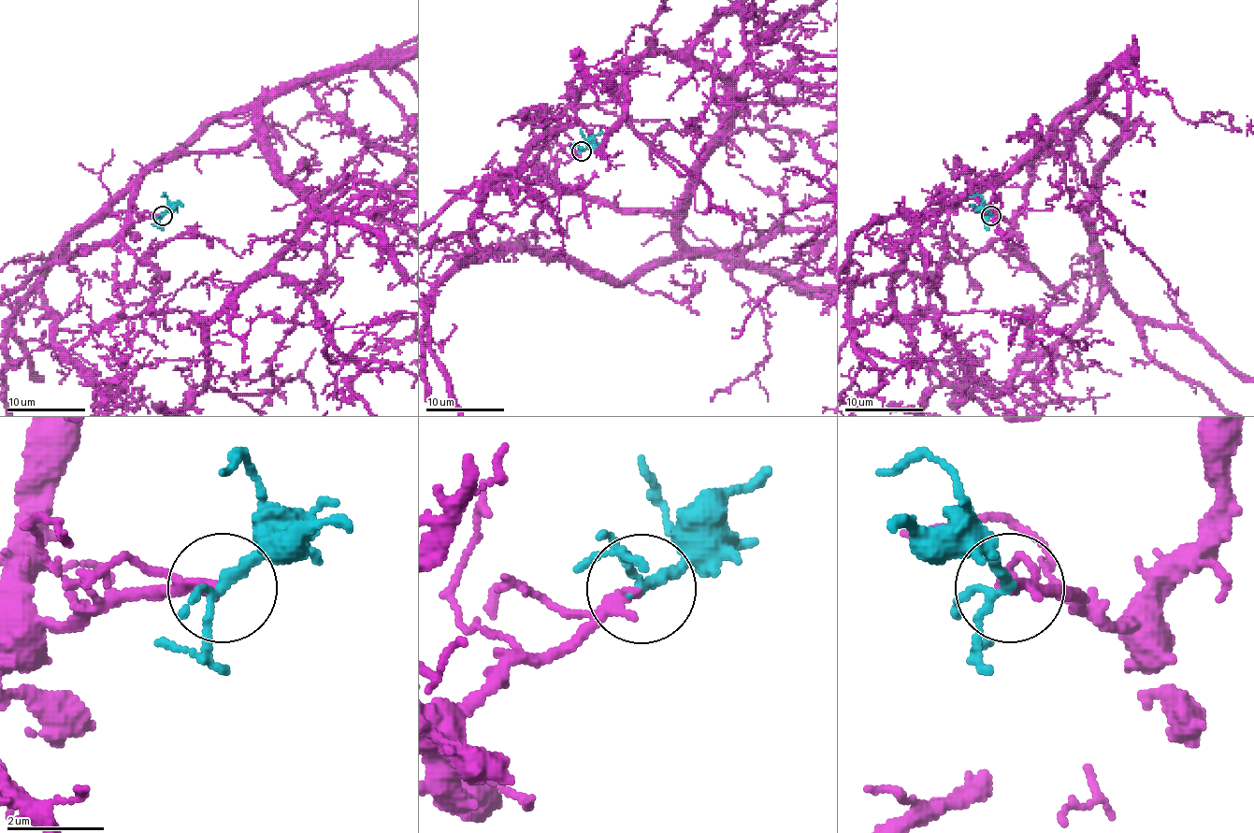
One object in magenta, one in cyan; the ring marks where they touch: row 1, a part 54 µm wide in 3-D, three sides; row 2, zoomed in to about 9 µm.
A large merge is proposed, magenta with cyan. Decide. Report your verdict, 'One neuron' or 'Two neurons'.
One neuron

